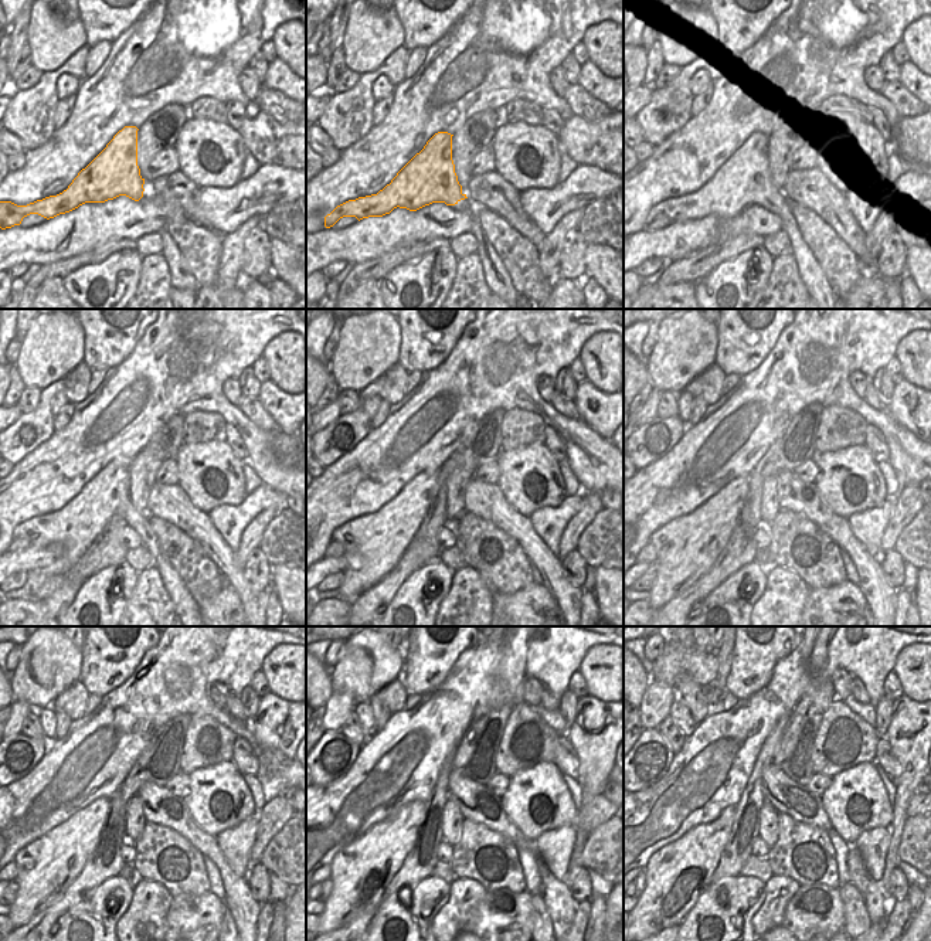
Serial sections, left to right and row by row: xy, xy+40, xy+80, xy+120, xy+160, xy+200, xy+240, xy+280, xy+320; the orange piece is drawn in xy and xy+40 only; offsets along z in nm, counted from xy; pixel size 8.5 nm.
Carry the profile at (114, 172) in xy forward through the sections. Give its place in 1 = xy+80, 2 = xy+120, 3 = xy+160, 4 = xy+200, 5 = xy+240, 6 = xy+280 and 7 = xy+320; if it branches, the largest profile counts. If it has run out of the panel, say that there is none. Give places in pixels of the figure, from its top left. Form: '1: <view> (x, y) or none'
1: xy+80 (743, 180)
2: xy+120 (75, 526)
3: xy+160 (381, 537)
4: xy+200 (687, 546)
5: xy+240 (46, 868)
6: xy+280 (360, 872)
7: xy+320 (676, 875)

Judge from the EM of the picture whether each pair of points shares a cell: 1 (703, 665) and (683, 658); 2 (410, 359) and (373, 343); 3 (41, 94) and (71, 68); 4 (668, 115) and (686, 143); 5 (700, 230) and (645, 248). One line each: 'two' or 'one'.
1: one
2: two
3: one
4: two
5: one

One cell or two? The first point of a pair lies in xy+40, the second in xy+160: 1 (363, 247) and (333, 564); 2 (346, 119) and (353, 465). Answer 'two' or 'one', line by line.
1: one
2: two

